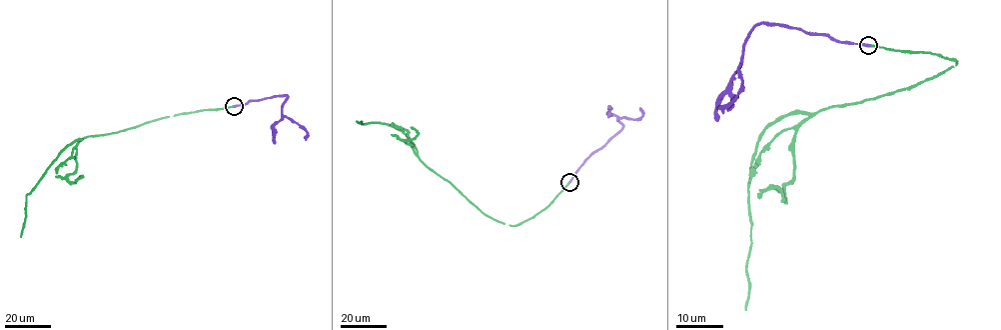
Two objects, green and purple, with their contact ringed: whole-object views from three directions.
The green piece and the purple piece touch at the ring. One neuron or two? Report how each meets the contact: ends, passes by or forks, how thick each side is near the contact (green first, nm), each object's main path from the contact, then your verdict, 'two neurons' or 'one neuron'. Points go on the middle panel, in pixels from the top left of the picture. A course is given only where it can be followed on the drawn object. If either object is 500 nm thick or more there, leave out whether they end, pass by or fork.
green ends | purple ends | 340/380 nm | green via (569, 182), (548, 205), (509, 225), (484, 214), (431, 170), (401, 130), (388, 124), (357, 121) | purple via (569, 182), (586, 160), (621, 128), (617, 119), (638, 119), (642, 115), (639, 107) | one neuron

